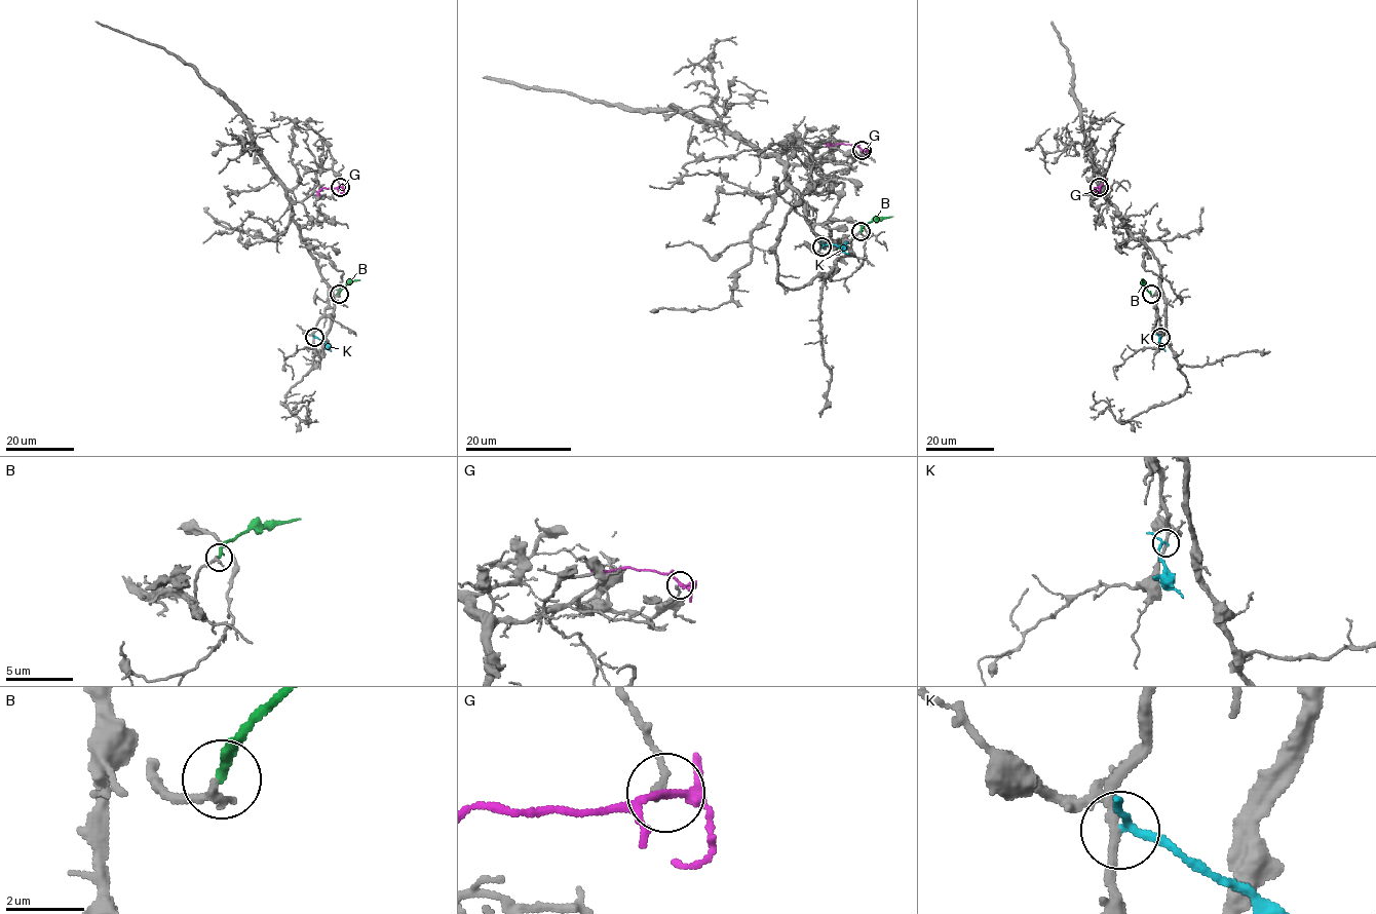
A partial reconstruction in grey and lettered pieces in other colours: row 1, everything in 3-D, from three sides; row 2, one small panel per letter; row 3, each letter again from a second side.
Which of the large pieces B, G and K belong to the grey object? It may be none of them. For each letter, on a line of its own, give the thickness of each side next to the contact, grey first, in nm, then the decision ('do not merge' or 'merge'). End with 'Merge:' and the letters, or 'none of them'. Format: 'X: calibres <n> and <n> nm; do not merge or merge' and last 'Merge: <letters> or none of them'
B: calibres 240 and 240 nm; merge
G: calibres 180 and 190 nm; do not merge
K: calibres 190 and 160 nm; do not merge
Merge: B

